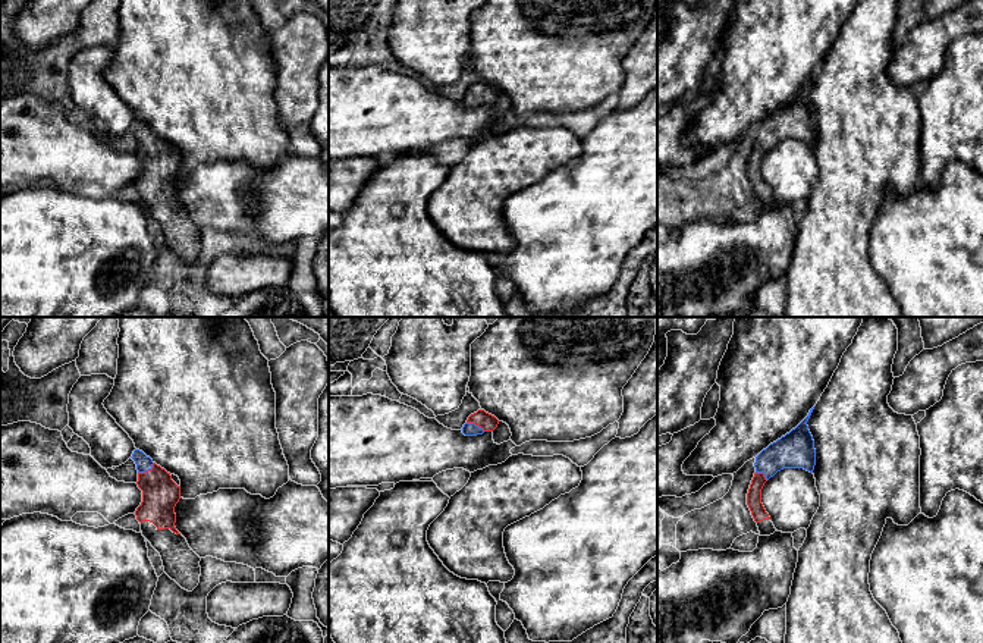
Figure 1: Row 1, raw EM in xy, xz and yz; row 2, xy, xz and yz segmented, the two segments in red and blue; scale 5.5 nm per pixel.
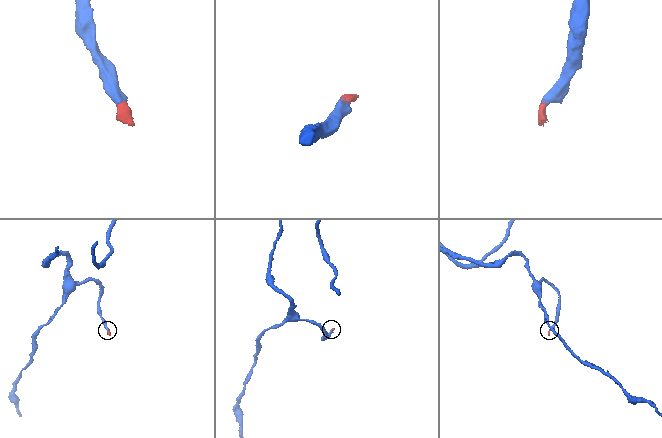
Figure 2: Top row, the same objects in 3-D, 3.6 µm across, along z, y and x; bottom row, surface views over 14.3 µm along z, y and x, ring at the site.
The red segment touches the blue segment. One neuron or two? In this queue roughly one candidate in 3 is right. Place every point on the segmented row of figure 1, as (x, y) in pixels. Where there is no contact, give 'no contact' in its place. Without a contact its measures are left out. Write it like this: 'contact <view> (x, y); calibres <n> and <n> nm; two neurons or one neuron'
contact xy (148, 470); calibres 200 and 90 nm; one neuron

